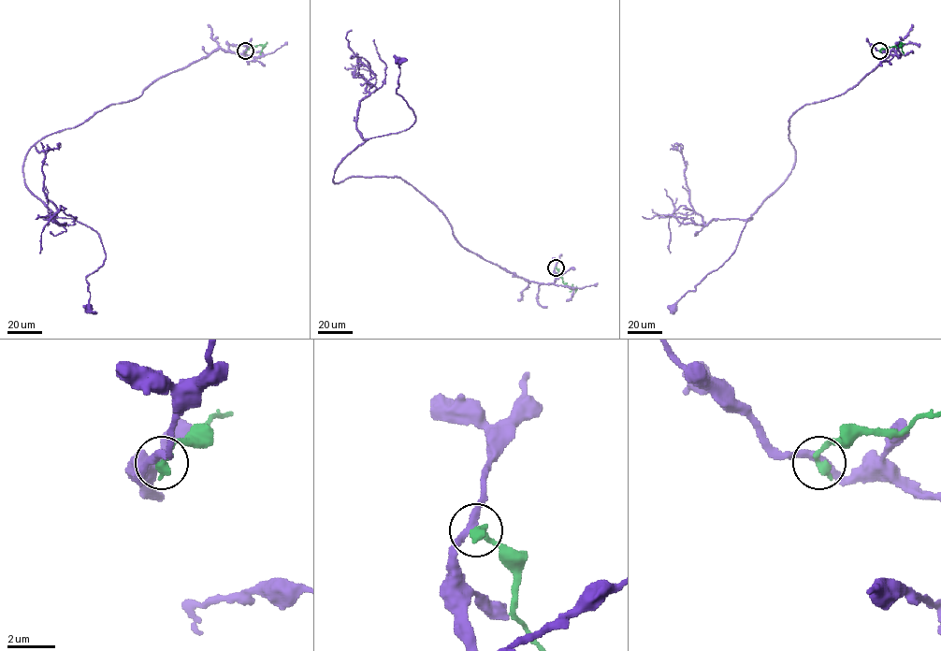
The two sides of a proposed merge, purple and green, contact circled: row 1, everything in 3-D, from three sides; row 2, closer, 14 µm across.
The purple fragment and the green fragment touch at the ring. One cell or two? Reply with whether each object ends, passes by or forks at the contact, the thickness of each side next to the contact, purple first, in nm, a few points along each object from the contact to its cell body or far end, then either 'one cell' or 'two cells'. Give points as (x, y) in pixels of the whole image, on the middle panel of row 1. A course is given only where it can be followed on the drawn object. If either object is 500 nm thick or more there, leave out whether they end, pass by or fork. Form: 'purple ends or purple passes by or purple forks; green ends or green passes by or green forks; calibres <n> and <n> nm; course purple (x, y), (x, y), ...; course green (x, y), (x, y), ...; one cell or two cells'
purple passes by; green ends; calibres 320 and 400 nm; course purple (556, 267), (538, 283), (467, 250), (399, 177), (333, 181), (358, 146), (414, 122), (398, 60); course green (556, 267), (563, 282), (574, 289), (571, 291); two cells

